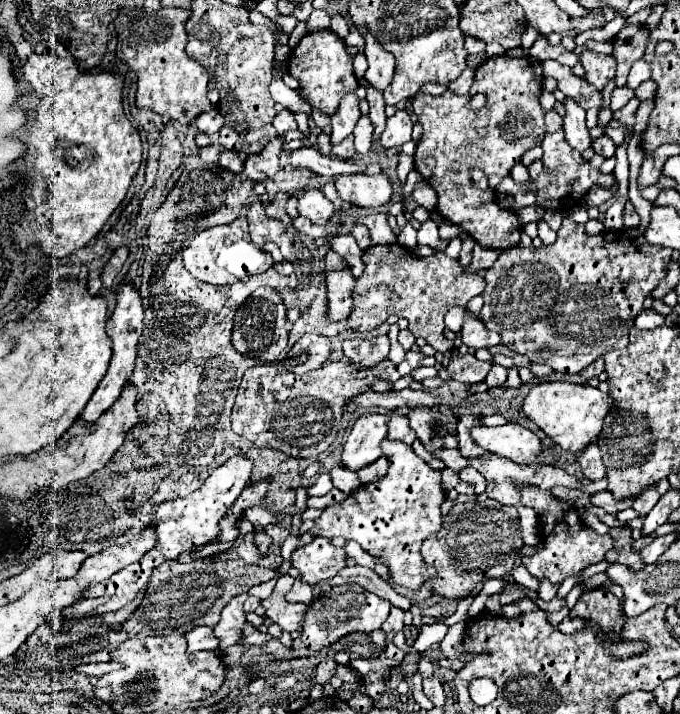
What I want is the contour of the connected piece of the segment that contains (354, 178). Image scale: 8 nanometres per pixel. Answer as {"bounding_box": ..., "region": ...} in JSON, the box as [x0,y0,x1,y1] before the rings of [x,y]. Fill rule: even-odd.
{"bounding_box":[335,173,393,207],"region":[[[385,173],[341,175],[335,179],[335,187],[343,201],[357,207],[381,207],[391,203],[393,197],[393,187]]]}

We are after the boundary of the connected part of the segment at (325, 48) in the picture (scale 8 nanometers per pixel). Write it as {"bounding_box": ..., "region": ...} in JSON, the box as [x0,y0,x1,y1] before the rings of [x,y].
{"bounding_box":[289,31,359,115],"region":[[[315,31],[301,39],[301,43],[293,49],[289,57],[289,73],[299,79],[305,89],[311,105],[321,109],[325,115],[333,115],[339,107],[339,101],[347,93],[355,93],[359,81],[353,73],[353,59],[349,57],[343,39],[339,39],[333,31]]]}

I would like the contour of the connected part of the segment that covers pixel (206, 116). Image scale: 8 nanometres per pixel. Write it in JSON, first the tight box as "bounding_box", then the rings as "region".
{"bounding_box":[195,109,223,135],"region":[[[211,109],[207,113],[201,113],[197,119],[195,119],[195,125],[201,133],[207,133],[207,135],[213,135],[213,133],[219,133],[221,127],[223,127],[223,117],[219,115],[219,111]]]}

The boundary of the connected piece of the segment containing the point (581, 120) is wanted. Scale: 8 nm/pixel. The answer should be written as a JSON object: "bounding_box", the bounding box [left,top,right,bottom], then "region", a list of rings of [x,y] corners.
{"bounding_box":[563,99,593,153],"region":[[[567,99],[565,107],[567,107],[567,115],[563,117],[565,139],[569,141],[571,147],[575,147],[577,151],[583,153],[593,143],[589,137],[589,129],[585,125],[585,109],[579,107],[573,99]]]}

